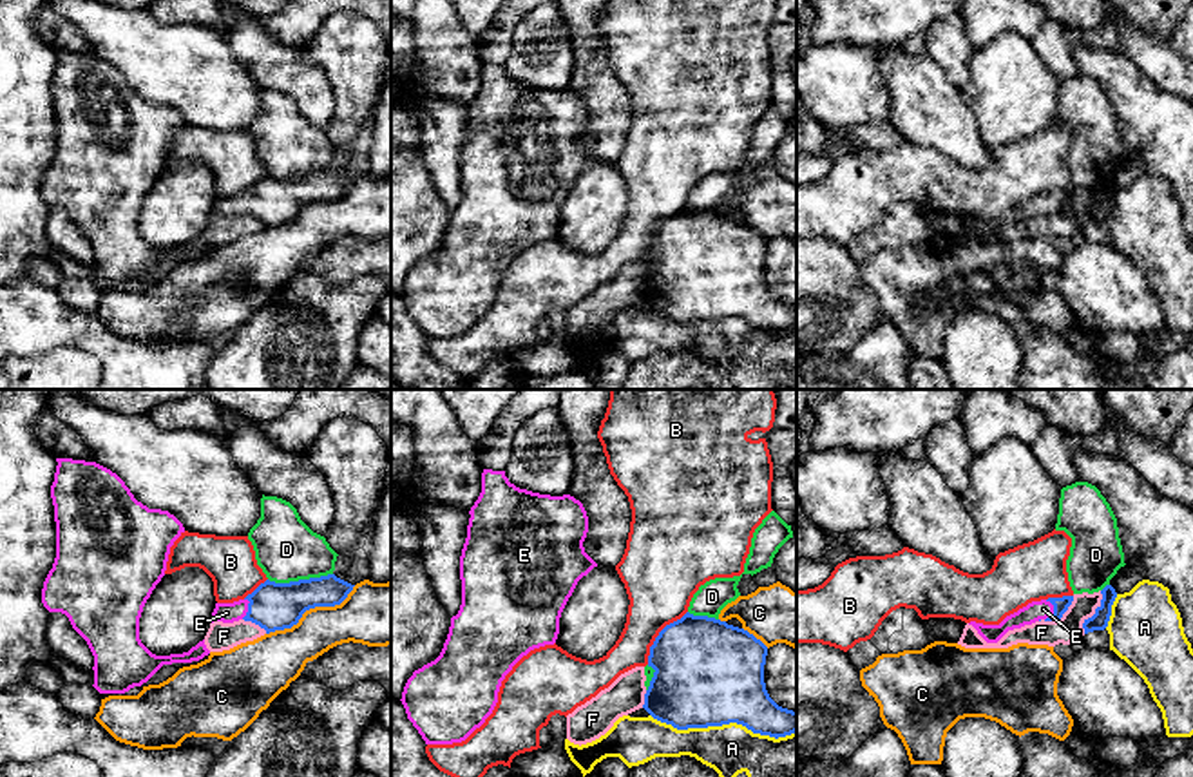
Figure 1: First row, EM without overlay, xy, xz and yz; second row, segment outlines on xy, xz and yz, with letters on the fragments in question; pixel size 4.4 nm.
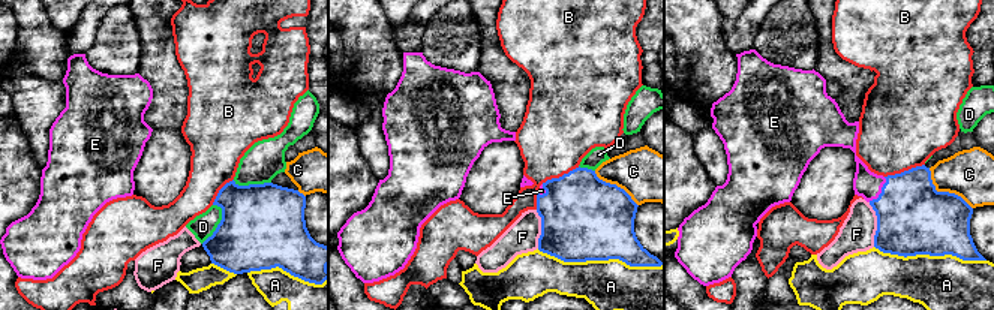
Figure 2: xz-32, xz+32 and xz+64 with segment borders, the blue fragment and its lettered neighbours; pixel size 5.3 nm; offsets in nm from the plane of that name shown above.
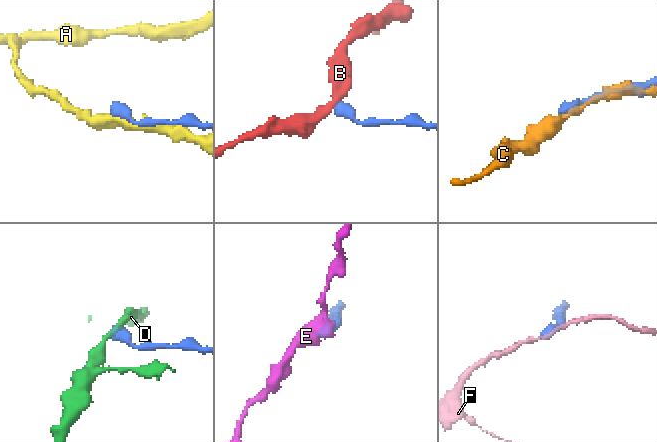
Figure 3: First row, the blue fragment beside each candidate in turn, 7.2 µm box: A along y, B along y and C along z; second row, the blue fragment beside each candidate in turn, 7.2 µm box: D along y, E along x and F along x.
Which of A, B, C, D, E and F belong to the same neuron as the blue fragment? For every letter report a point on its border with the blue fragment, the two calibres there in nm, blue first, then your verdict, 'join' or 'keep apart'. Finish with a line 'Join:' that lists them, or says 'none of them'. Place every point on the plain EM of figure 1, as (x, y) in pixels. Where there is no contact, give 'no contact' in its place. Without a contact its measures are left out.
A: xz (723, 317) | 460/220 nm | keep apart
B: xz (659, 229) | 440/320 nm | keep apart
C: xy (310, 201) | 220/240 nm | keep apart
D: xy (299, 174) | 220/280 nm | keep apart
E: yz (1054, 205) | 70/90 nm | join
F: yz (1096, 207) | 80/110 nm | keep apart
Join: E

